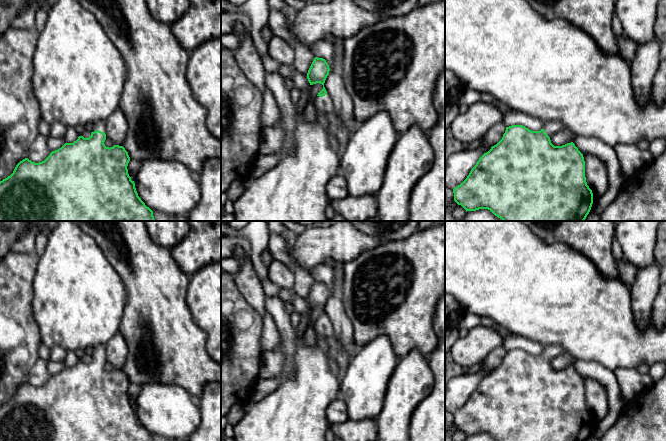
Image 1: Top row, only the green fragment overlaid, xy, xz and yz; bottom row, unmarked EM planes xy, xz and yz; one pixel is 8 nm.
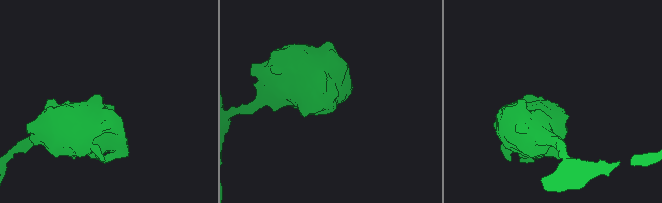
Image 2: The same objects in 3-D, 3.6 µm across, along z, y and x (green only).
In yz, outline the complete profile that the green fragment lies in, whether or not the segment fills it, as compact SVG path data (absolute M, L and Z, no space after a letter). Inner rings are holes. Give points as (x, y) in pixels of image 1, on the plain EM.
M554 344L543 346L543 352L540 355L531 355L523 349L512 349L506 351L506 355L503 358L502 363L479 382L467 402L453 413L454 425L458 429L461 429L466 436L488 433L497 441L587 441L593 428L593 417L586 406L583 378L578 374L573 366L562 370L554 370L550 364L551 359L563 354L564 352L565 350L562 346Z

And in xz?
M315 281L307 297L307 303L310 309L320 307L323 309L323 313L318 317L314 323L314 330L319 337L323 337L327 340L330 357L343 371L353 357L353 355L346 355L341 344L336 340L334 336L334 329L331 321L328 319L324 307L329 299L329 289L323 282Z

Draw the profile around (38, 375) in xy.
M39 358L31 367L28 374L28 383L32 386L39 387L44 385L51 377L47 369L47 362Z

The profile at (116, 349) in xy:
M117 333L105 345L106 362L110 363L115 369L122 370L128 352L124 338Z

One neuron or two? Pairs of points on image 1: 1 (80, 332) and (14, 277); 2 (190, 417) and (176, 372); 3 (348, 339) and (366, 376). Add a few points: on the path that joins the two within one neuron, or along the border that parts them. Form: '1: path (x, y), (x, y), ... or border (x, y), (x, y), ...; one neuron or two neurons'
1: border (36, 270), (33, 276), (32, 314), (34, 317); two neurons
2: border (157, 381), (180, 385), (196, 401); two neurons
3: border (357, 348), (352, 354); two neurons

